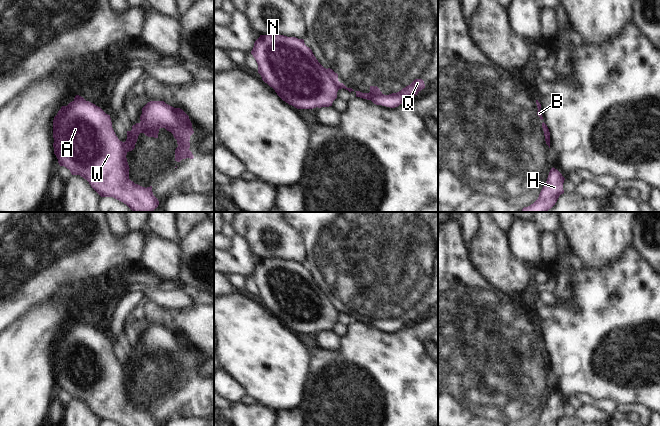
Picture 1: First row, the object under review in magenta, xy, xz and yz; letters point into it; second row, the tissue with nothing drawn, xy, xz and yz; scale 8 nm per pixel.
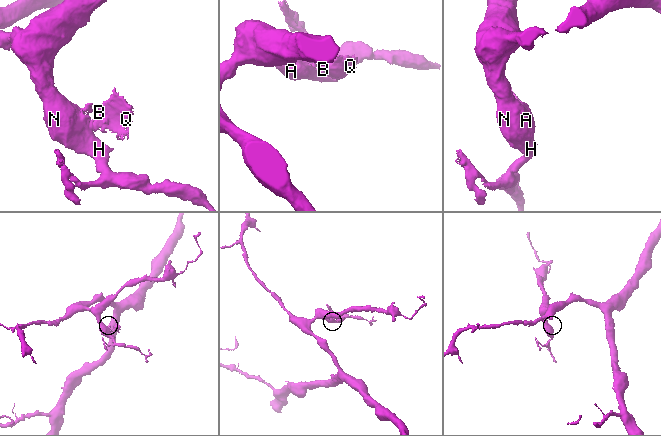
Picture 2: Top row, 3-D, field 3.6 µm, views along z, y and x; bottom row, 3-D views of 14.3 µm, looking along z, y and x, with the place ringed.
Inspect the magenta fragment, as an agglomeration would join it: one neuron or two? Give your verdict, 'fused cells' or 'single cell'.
fused cells

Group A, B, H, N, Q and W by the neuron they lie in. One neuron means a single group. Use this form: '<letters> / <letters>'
A H N W / B Q

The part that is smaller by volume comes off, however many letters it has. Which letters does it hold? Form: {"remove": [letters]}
{"remove": ["B", "Q"]}

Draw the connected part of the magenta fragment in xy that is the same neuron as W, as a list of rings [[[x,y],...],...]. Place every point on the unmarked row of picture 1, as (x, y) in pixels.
[[[76,319],[74,324],[67,330],[62,330],[53,344],[54,378],[60,390],[70,394],[72,399],[80,399],[86,403],[91,411],[101,421],[113,421],[121,426],[159,426],[153,419],[152,410],[142,411],[129,403],[129,389],[126,379],[135,372],[140,358],[141,347],[132,350],[131,355],[127,355],[127,363],[122,366],[116,360],[110,339],[106,338],[100,331],[86,325],[83,321]]]

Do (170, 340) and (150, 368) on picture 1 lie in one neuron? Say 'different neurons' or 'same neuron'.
different neurons

